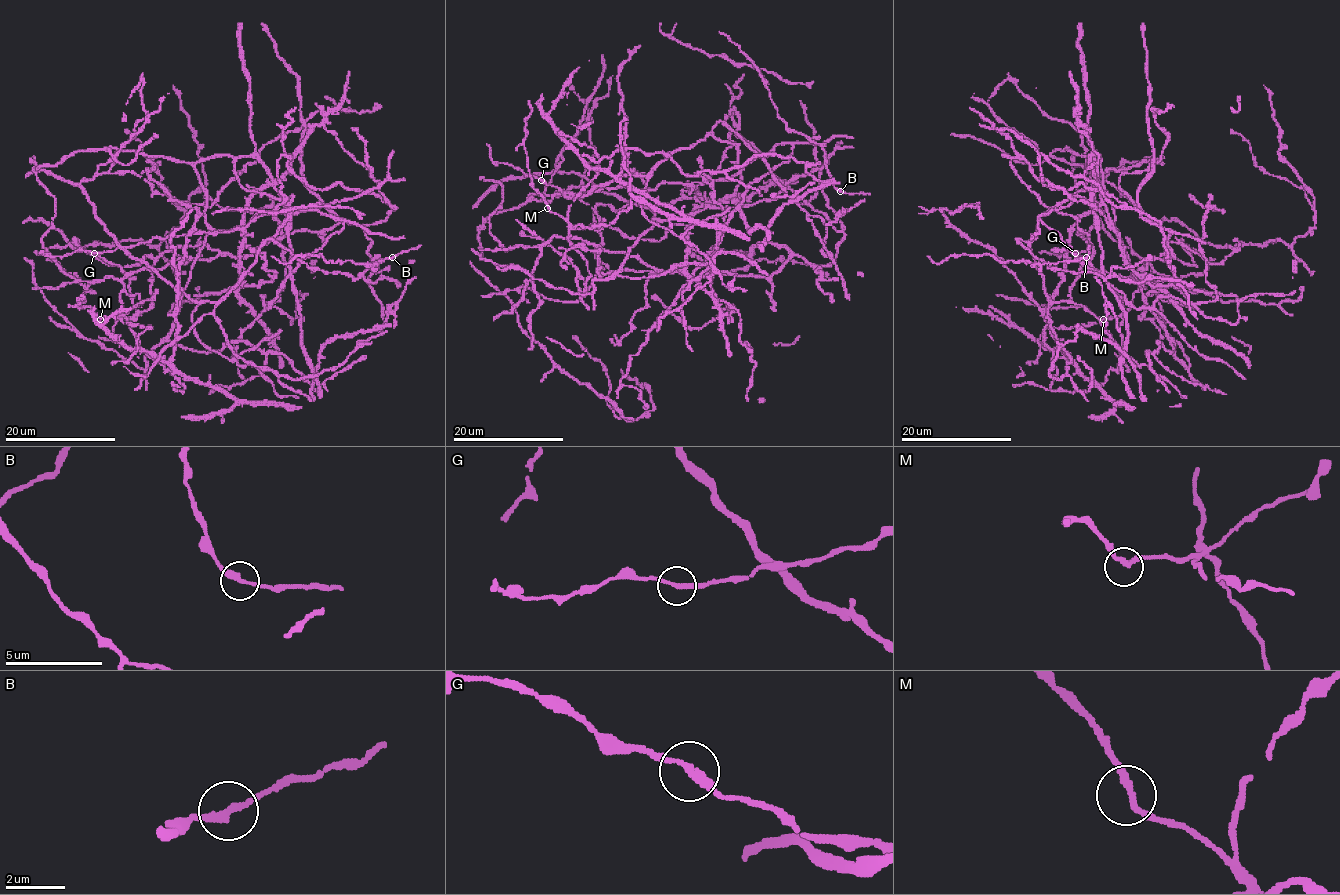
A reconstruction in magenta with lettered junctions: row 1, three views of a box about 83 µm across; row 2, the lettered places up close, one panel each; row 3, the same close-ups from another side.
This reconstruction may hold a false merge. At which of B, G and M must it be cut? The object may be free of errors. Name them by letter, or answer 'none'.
none

